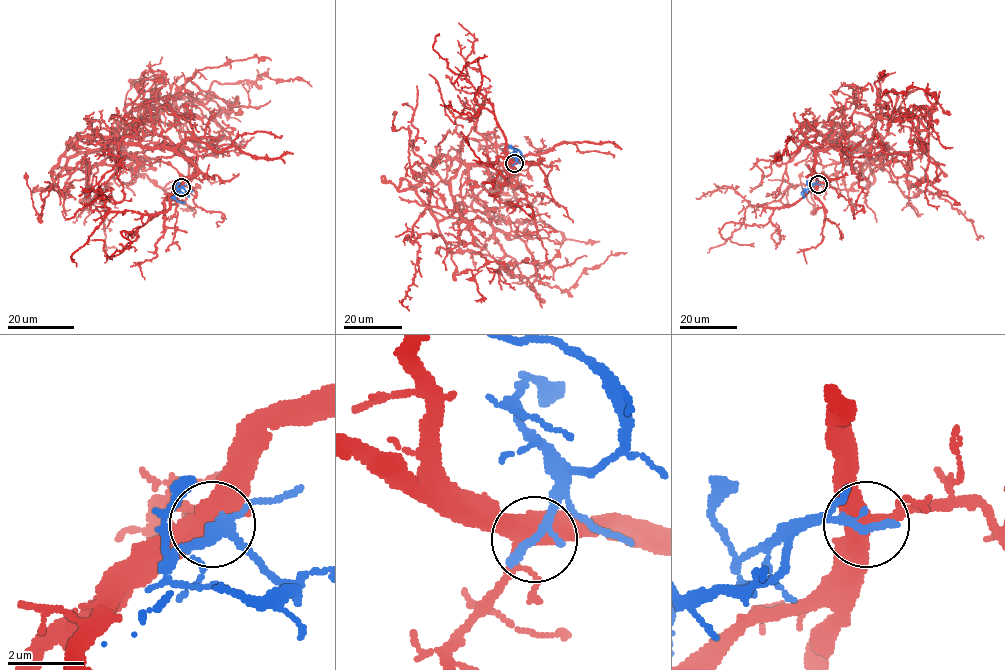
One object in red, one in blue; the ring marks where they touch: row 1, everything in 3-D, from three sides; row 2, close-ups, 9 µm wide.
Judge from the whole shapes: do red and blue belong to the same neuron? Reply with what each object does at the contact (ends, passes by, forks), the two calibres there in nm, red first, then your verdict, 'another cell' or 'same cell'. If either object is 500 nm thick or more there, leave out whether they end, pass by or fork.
red forks there; blue ends there; 440 nm thick on the red side, 320 nm on the other; another cell

